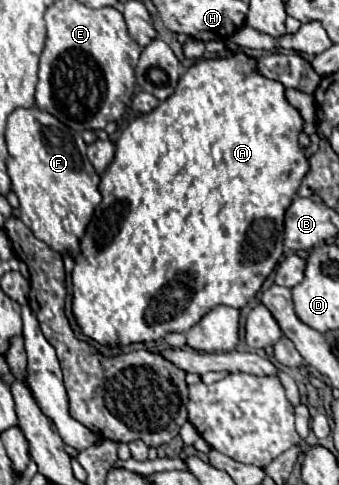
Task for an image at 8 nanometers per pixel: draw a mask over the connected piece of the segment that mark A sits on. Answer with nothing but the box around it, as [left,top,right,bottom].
[72,53,308,347]

